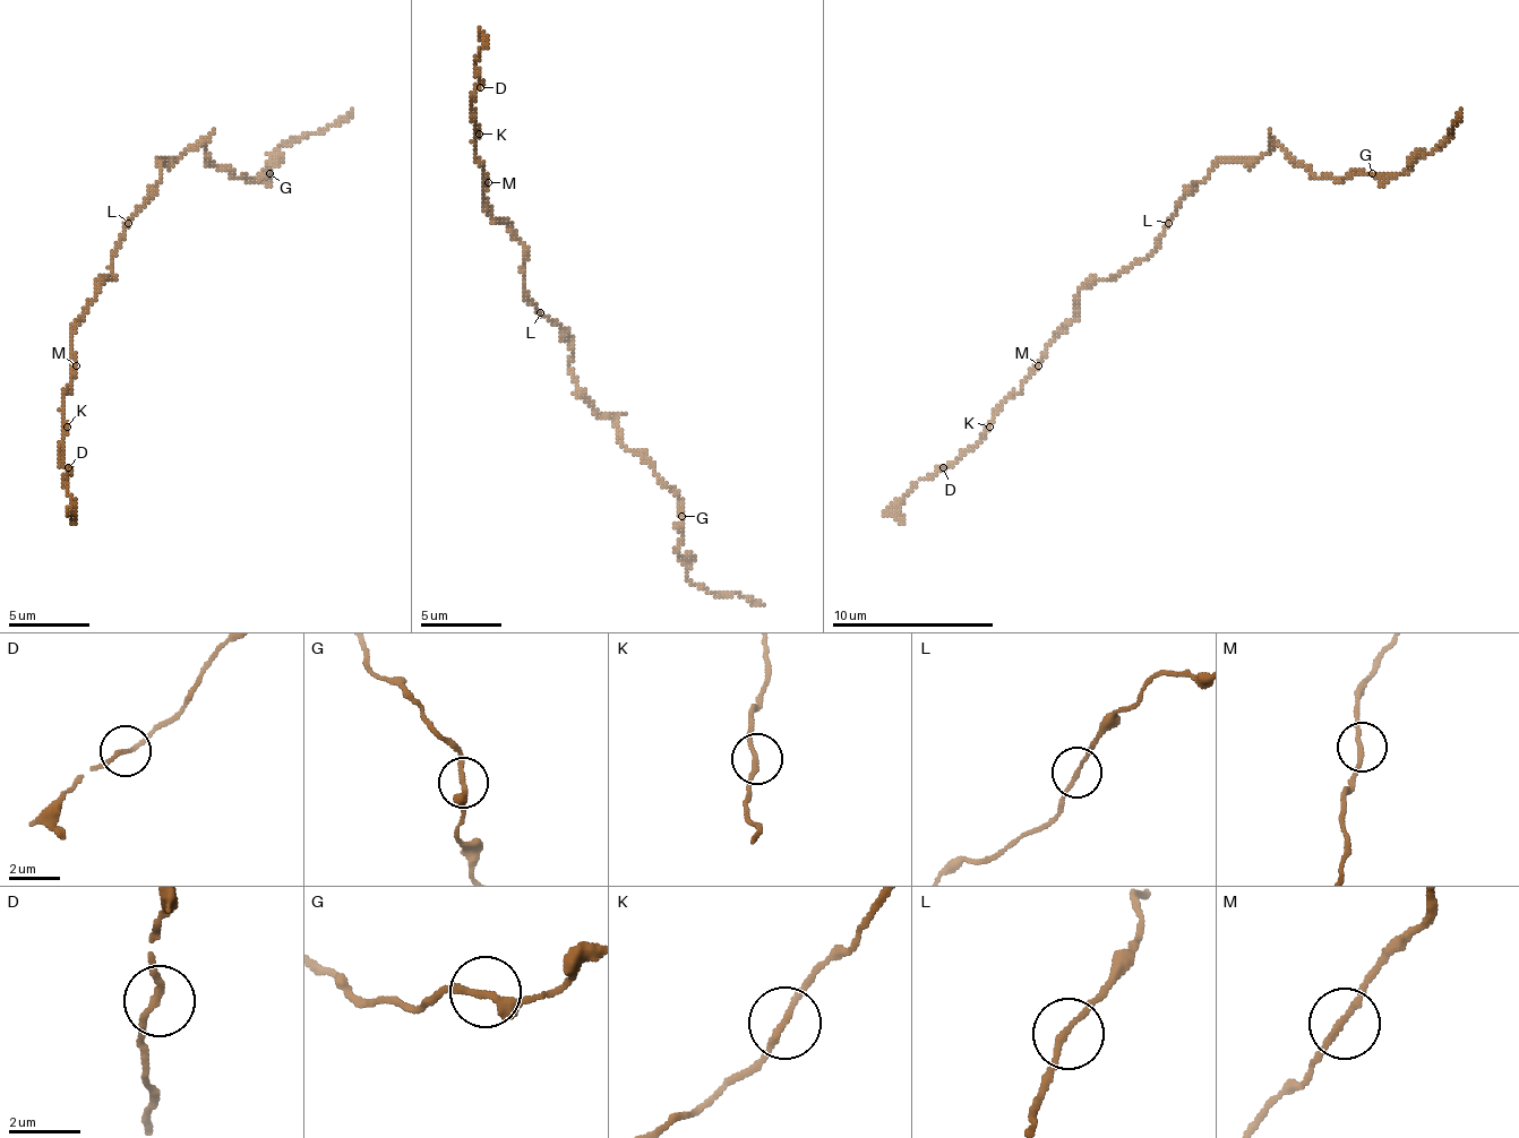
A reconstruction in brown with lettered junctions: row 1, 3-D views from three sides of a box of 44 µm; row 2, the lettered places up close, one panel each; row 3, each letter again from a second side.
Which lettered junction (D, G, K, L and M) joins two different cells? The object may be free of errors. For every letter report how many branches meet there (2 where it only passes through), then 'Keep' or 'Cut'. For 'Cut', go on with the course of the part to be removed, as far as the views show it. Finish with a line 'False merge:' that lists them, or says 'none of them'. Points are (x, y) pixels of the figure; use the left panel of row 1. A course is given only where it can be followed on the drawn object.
D: Branches: 2. Keep
G: Branches: 2. Keep
K: Branches: 2. Keep
L: Branches: 2. Keep
M: Branches: 2. Keep
False merge: none of them

